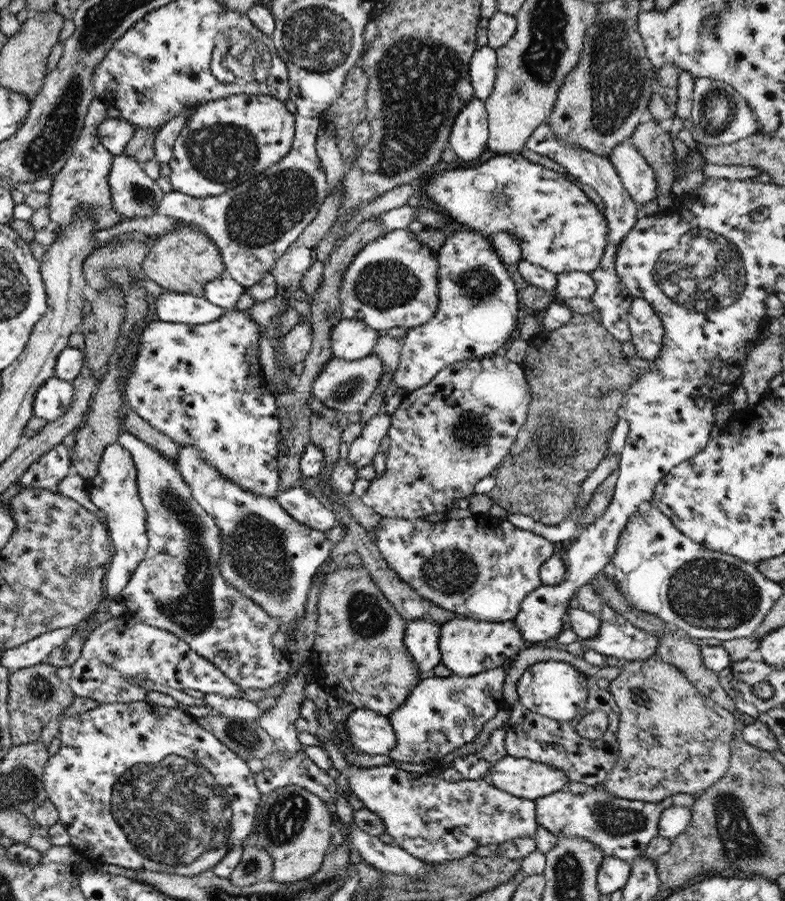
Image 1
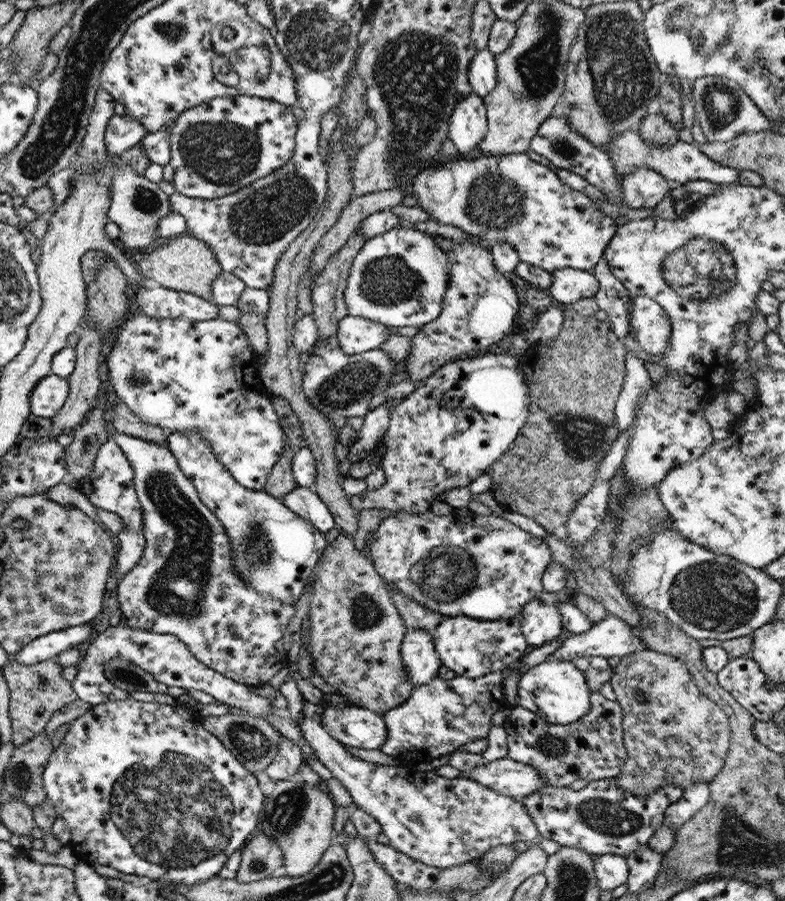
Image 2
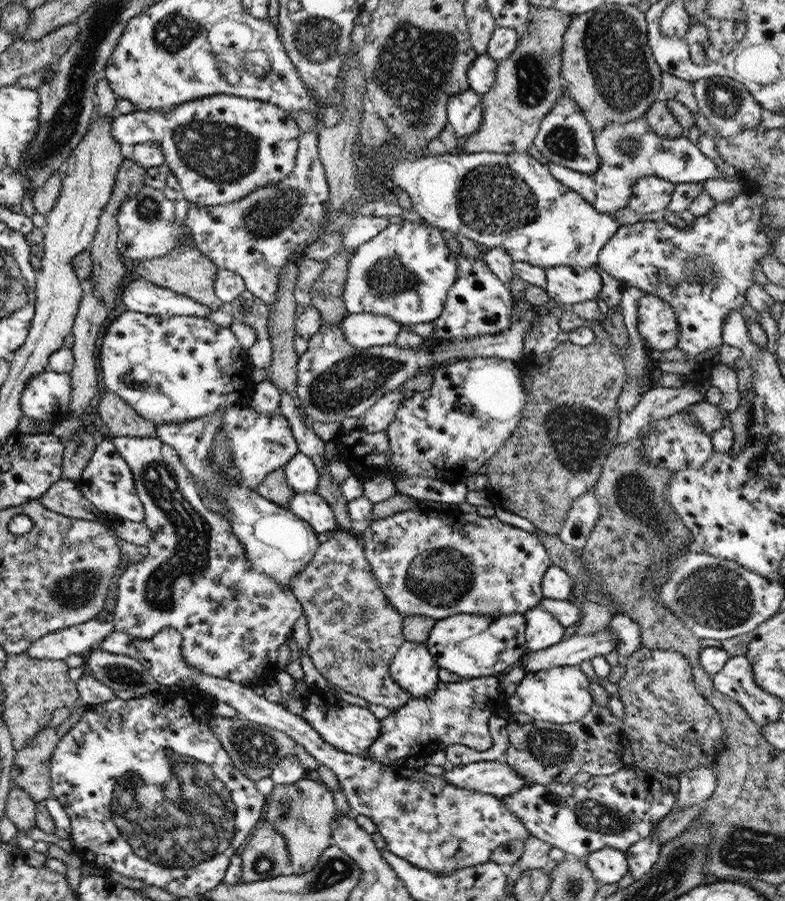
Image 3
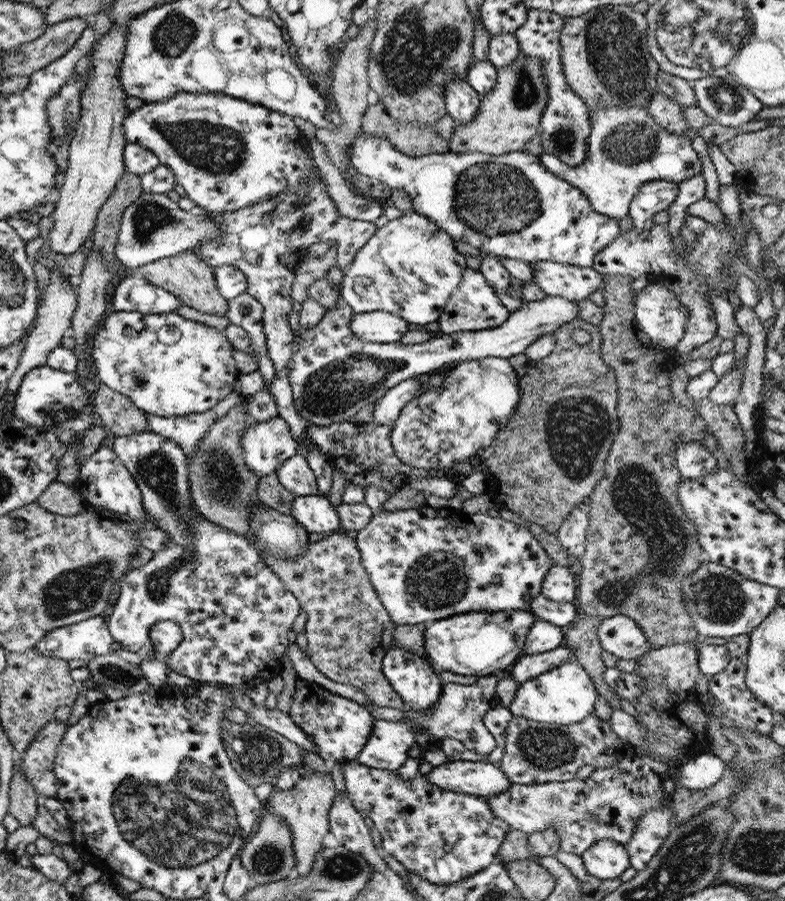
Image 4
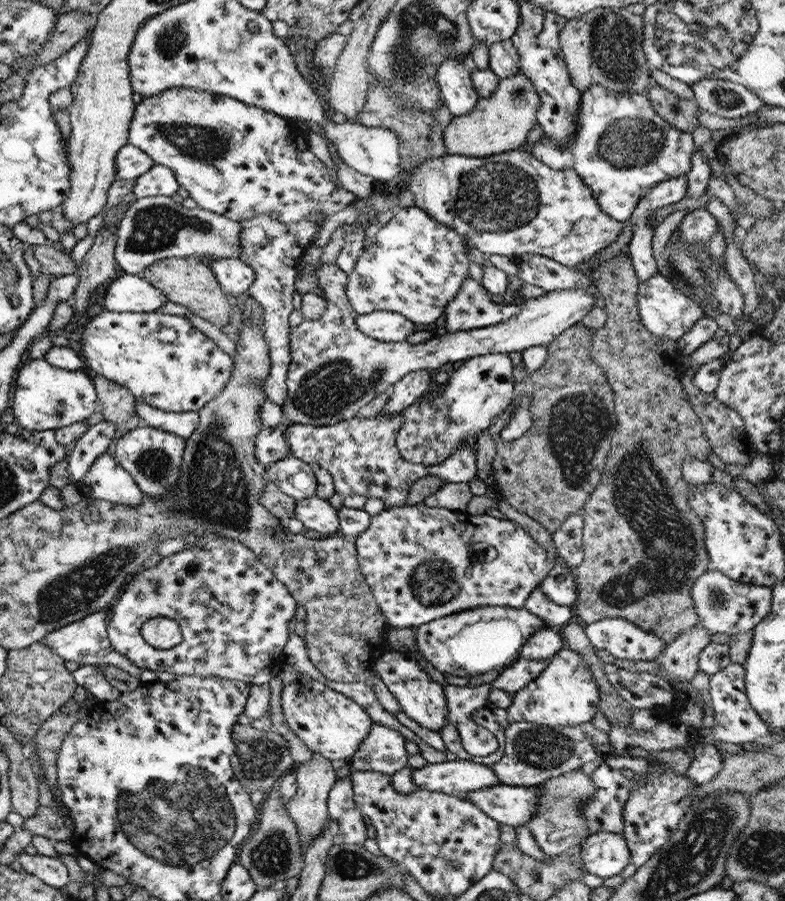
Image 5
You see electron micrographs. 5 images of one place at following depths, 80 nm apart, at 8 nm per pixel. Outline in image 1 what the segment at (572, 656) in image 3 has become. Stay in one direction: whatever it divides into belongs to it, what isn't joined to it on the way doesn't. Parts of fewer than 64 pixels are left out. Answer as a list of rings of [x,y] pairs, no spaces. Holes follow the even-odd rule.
[[[602,602],[601,612],[597,614],[597,636],[591,640],[579,640],[581,647],[587,647],[601,655],[613,656],[621,660],[641,660],[655,655],[657,637],[635,628],[616,610]]]

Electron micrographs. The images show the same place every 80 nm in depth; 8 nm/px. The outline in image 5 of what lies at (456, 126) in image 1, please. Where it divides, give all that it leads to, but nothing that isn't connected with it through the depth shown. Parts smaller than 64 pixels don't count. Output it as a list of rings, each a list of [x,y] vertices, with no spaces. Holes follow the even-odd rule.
[[[445,60],[439,64],[436,70],[437,87],[441,101],[447,107],[452,116],[461,116],[467,114],[473,108],[473,105],[479,100],[471,80],[470,71],[463,66],[463,60]]]

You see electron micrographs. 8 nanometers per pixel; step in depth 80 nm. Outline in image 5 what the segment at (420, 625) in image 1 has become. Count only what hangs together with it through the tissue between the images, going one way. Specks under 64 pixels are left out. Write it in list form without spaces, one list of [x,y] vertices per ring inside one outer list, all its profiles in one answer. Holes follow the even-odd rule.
[[[391,650],[377,656],[374,661],[374,671],[383,681],[387,690],[395,697],[400,711],[406,714],[418,726],[440,732],[446,725],[446,700],[444,690],[429,675],[421,670],[417,662],[401,651]]]

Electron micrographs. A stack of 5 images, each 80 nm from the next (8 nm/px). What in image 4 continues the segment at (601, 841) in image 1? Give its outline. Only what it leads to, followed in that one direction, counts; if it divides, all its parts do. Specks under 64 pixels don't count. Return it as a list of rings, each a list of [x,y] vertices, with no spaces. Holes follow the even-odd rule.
[[[631,753],[631,757],[621,757],[608,767],[593,769],[585,780],[510,784],[499,794],[487,795],[484,801],[491,814],[525,834],[553,827],[560,836],[560,851],[580,856],[588,846],[601,839],[611,839],[624,846],[636,820],[645,811],[660,807],[665,799],[671,799],[674,790],[675,782],[668,773],[667,764]]]

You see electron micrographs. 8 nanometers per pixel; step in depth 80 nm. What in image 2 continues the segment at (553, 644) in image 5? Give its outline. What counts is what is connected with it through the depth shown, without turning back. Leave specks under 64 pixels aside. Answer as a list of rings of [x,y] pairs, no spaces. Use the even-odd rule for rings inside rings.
[[[570,583],[559,592],[545,592],[530,600],[518,615],[521,635],[529,647],[539,647],[551,643],[561,634],[561,621],[556,604],[570,600],[574,594]]]

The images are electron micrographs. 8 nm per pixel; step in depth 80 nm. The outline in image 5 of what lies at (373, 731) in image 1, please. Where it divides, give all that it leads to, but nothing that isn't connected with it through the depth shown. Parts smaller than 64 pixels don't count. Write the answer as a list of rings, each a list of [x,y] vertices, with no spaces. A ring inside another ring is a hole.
[[[285,661],[279,666],[275,676],[281,682],[280,708],[287,726],[295,736],[307,746],[312,753],[319,753],[327,760],[346,759],[358,749],[359,743],[365,738],[371,728],[372,722],[367,713],[350,698],[339,694],[322,682],[313,680],[309,676],[296,671]]]

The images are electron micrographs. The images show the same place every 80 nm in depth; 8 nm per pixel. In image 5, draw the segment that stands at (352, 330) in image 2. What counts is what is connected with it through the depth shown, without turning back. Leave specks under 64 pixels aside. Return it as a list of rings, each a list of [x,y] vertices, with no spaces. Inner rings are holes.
[[[389,311],[356,315],[355,324],[364,335],[388,343],[401,342],[415,330],[408,318]]]

